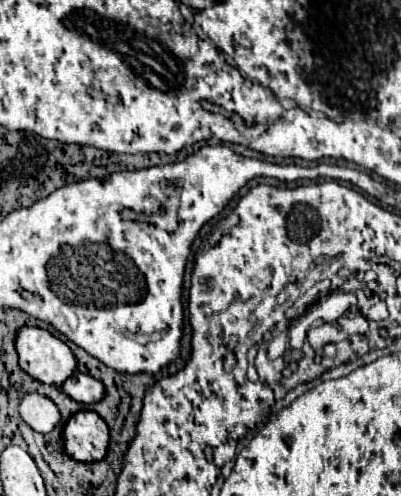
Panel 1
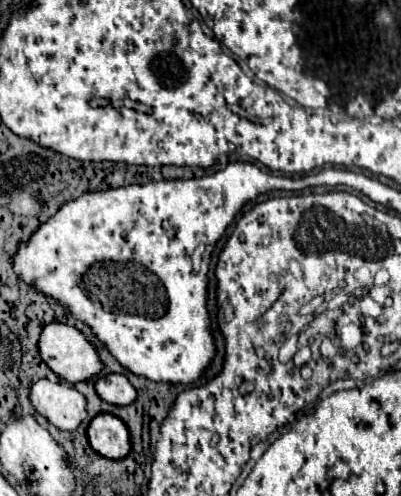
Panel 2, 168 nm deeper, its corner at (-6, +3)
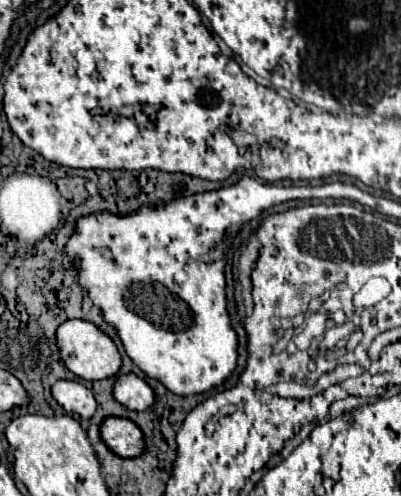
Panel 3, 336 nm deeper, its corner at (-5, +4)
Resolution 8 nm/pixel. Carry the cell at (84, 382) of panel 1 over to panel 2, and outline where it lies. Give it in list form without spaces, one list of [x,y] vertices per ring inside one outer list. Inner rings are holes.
[[[118,373],[98,377],[94,383],[94,389],[100,395],[100,399],[112,405],[130,405],[136,399],[136,391],[132,383]]]

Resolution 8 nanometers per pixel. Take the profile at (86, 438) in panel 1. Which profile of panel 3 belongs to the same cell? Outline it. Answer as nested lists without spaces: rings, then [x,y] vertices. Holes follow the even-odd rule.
[[[105,418],[101,424],[101,438],[111,452],[123,458],[135,458],[145,450],[143,432],[129,418]]]

